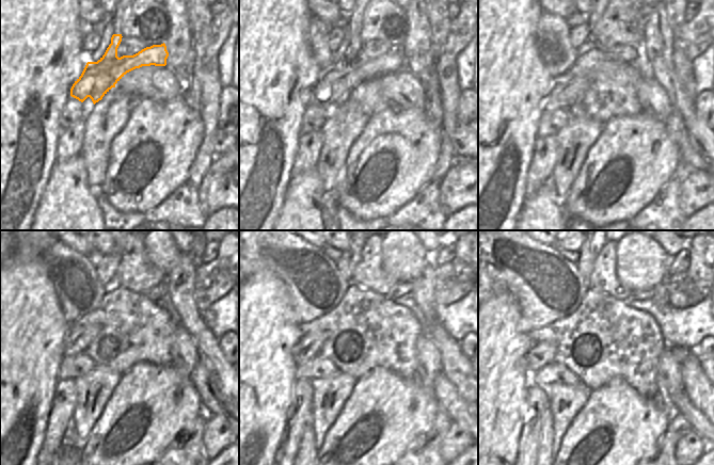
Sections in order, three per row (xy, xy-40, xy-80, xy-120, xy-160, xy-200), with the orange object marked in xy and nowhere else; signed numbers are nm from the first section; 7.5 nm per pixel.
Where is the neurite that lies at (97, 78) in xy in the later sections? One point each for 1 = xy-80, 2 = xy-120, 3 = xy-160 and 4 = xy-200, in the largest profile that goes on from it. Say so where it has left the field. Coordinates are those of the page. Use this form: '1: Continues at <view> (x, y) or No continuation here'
1: Continues at xy-80 (562, 95)
2: Continues at xy-120 (78, 338)
3: Continues at xy-160 (310, 345)
4: Continues at xy-200 (540, 354)

